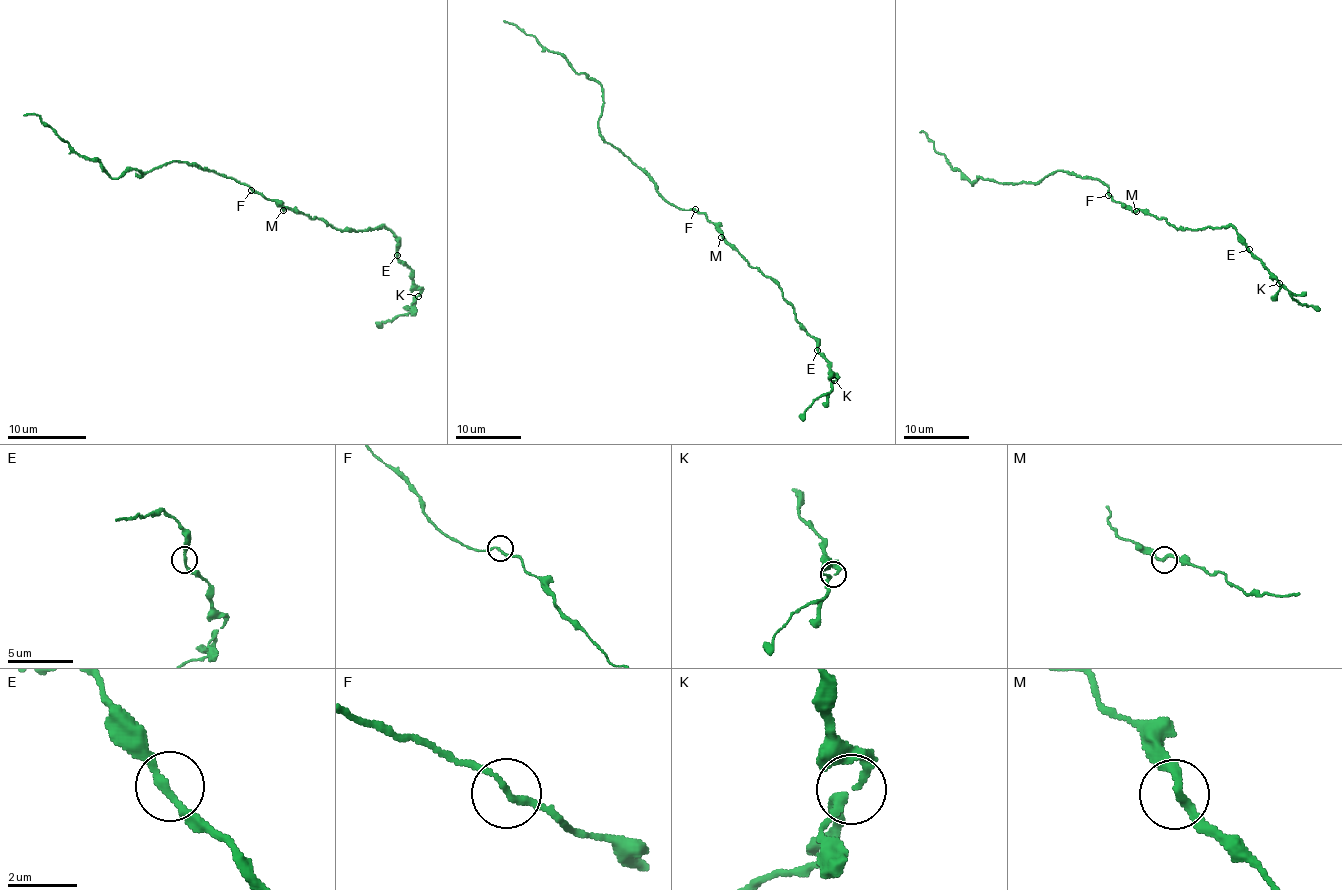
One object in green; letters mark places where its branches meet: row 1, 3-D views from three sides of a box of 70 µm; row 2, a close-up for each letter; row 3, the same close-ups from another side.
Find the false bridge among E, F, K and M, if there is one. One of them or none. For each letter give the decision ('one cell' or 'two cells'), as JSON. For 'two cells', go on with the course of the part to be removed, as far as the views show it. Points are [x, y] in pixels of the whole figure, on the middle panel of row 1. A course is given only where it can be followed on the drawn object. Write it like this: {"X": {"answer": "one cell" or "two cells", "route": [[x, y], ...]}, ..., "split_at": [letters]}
{"E": {"answer": "one cell"}, "F": {"answer": "one cell"}, "K": {"answer": "one cell"}, "M": {"answer": "one cell"}, "split_at": []}

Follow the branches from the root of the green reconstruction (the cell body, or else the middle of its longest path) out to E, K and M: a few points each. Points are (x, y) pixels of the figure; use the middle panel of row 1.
E: (695, 210), (702, 212), (751, 266), (779, 286), (782, 296), (794, 309), (795, 321), (817, 340), (817, 350)
K: (695, 210), (779, 286), (795, 321), (817, 340), (817, 352), (835, 380)
M: (695, 210), (702, 212), (713, 223), (721, 237)

